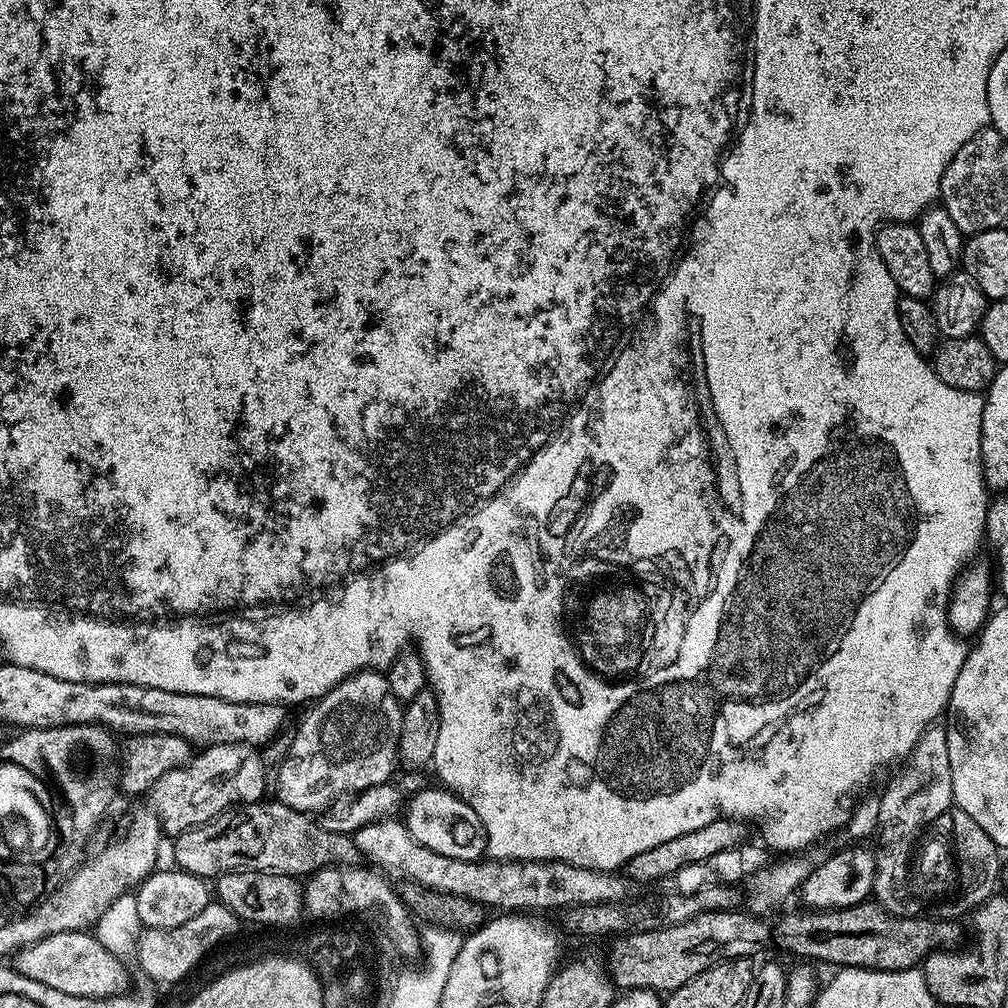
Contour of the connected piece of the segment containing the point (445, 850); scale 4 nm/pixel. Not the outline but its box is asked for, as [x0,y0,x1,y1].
[402,787,488,860]

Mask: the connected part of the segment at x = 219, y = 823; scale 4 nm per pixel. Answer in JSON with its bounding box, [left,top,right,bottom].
[173,798,362,878]

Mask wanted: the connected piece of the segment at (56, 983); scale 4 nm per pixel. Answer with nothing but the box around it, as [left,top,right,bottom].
[14,930,129,1000]

